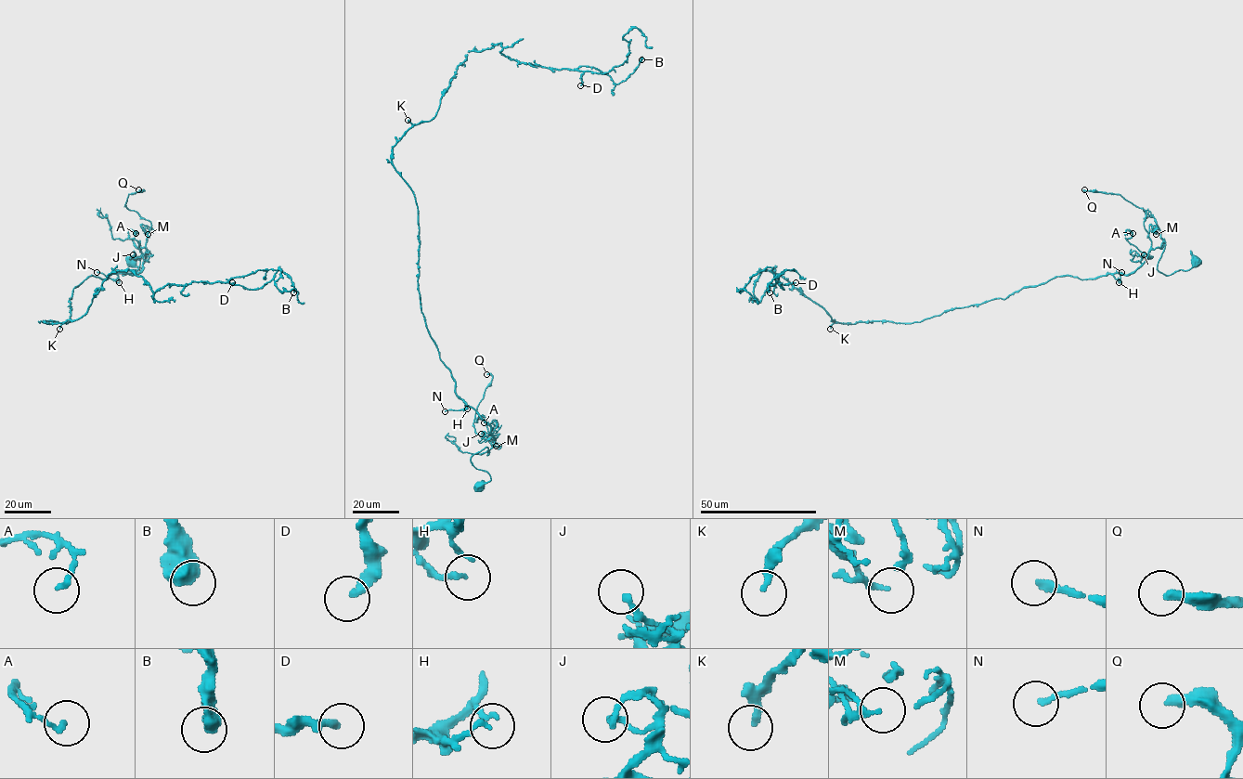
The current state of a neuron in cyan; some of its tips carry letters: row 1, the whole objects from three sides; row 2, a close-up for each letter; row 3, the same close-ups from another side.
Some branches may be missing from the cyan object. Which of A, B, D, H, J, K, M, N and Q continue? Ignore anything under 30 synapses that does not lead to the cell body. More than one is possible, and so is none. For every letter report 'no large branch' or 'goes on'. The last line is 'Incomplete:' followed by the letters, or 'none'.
A: no large branch
B: no large branch
D: no large branch
H: no large branch
J: no large branch
K: no large branch
M: no large branch
N: no large branch
Q: no large branch
Incomplete: none

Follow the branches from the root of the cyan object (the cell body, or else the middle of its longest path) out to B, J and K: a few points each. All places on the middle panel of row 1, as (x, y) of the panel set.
B: (479, 486), (471, 459), (494, 435), (427, 328), (392, 148), (469, 51), (501, 44), (616, 84), (641, 59)
J: (479, 486), (491, 478), (473, 466), (471, 457), (486, 447), (487, 455), (494, 444), (490, 434), (481, 434)
K: (479, 486), (491, 478), (471, 459), (494, 438), (456, 394), (420, 308), (417, 204), (392, 160), (407, 120)

